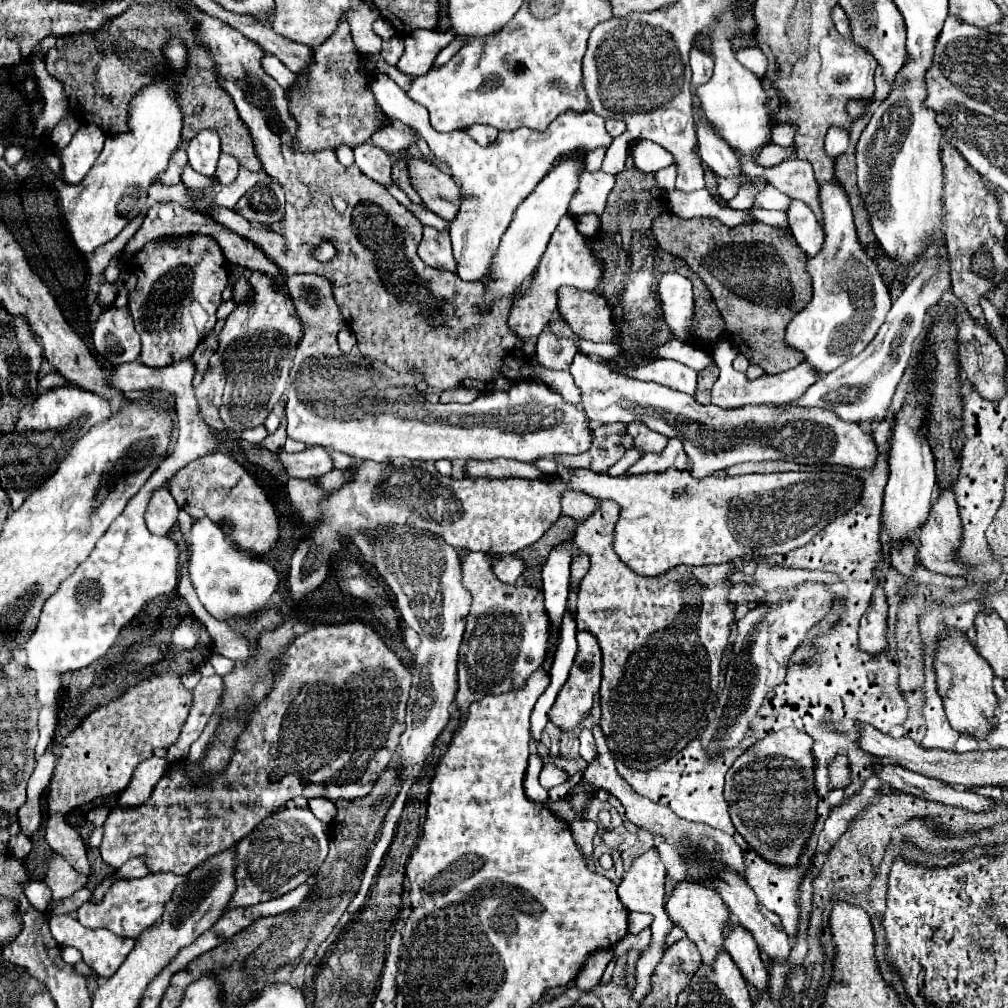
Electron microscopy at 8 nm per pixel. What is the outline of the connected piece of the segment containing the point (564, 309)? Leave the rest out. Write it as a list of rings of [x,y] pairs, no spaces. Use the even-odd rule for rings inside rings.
[[[560,288],[558,310],[576,336],[592,342],[616,342],[616,324],[604,298],[596,298],[596,294],[586,294],[576,288]]]

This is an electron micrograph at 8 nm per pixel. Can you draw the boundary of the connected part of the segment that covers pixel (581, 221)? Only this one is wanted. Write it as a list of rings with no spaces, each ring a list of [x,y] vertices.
[[[588,212],[588,214],[582,214],[576,218],[576,228],[582,236],[586,238],[592,238],[596,236],[596,232],[600,230],[600,216],[594,214],[594,212]]]

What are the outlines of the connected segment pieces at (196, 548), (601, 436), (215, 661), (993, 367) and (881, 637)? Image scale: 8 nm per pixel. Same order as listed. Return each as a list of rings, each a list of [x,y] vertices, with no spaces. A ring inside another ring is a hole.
[[[200,518],[190,528],[190,580],[204,608],[218,620],[240,624],[262,608],[278,588],[276,570],[256,558],[234,550],[224,532],[210,518]]]
[[[602,424],[592,432],[590,448],[580,456],[556,456],[558,462],[572,468],[586,468],[592,472],[606,472],[612,464],[616,464],[622,454],[626,452],[620,446],[620,438],[626,434],[626,426],[616,424]]]
[[[214,654],[214,656],[210,658],[210,662],[212,662],[212,666],[214,666],[214,670],[216,670],[218,676],[228,676],[228,674],[234,670],[234,662],[228,660],[228,658],[224,658],[224,656]]]
[[[956,306],[956,326],[958,326],[958,362],[964,368],[964,374],[972,386],[984,398],[1000,398],[1000,394],[1006,394],[1006,384],[1004,384],[1004,368],[1006,368],[1006,356],[998,342],[988,334],[984,326],[978,326],[978,322],[964,310],[962,306]],[[982,362],[982,366],[980,366]]]
[[[878,586],[876,594],[872,596],[872,604],[866,610],[864,618],[860,620],[860,648],[870,654],[880,654],[888,648],[886,642],[886,594]]]

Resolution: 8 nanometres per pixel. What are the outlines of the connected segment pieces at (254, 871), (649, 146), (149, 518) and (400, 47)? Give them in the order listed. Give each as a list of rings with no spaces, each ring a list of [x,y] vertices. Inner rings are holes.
[[[282,808],[270,814],[256,826],[248,836],[236,844],[238,868],[234,870],[236,892],[228,902],[228,908],[254,906],[288,894],[296,886],[304,884],[310,876],[318,872],[328,856],[328,826],[320,822],[310,808]]]
[[[650,140],[634,142],[628,152],[634,160],[634,166],[644,174],[654,174],[672,164],[672,154],[668,154],[660,144]]]
[[[162,486],[152,492],[144,520],[152,534],[166,536],[170,532],[170,528],[178,520],[178,506],[176,506],[168,486]]]
[[[394,36],[386,42],[382,42],[382,58],[388,62],[388,64],[396,64],[400,60],[400,54],[404,54],[404,40],[400,36]]]

